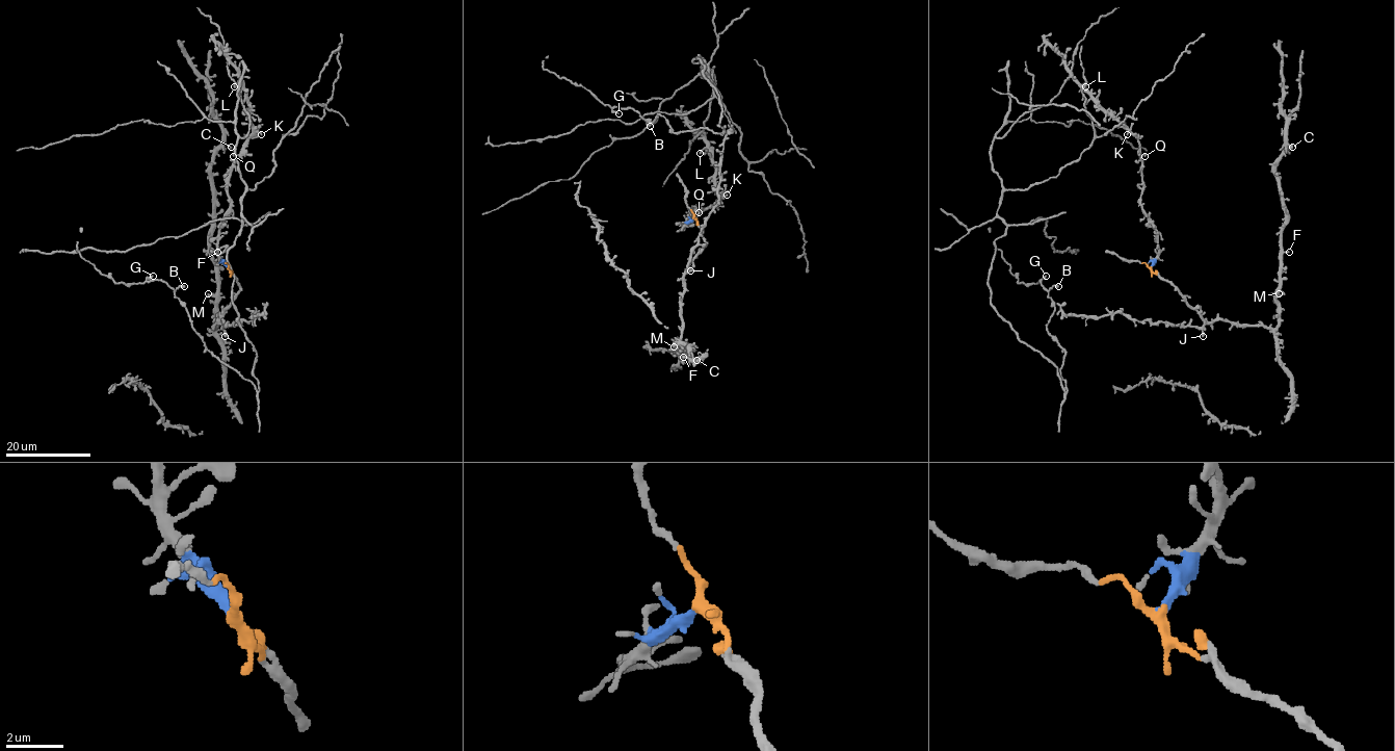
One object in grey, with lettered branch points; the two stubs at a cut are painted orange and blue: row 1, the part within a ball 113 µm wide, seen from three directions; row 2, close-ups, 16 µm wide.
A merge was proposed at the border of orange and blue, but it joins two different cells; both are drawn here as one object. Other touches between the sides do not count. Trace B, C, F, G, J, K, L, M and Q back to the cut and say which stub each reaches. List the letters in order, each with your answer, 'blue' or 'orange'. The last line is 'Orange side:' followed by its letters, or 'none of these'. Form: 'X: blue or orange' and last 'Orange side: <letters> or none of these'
B: blue
C: orange
F: orange
G: blue
J: orange
K: blue
L: blue
M: orange
Q: blue
Orange side: C, F, J, M

